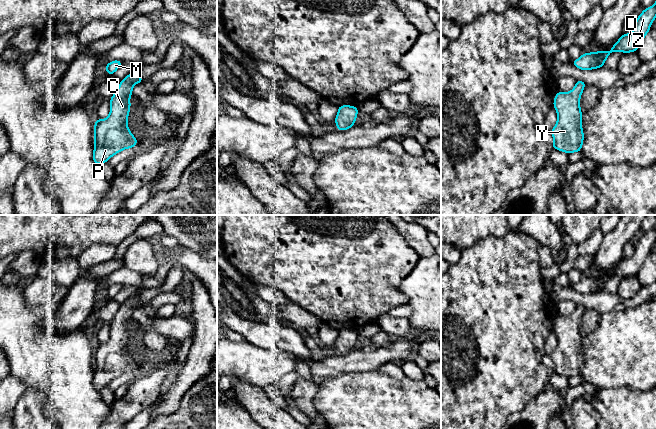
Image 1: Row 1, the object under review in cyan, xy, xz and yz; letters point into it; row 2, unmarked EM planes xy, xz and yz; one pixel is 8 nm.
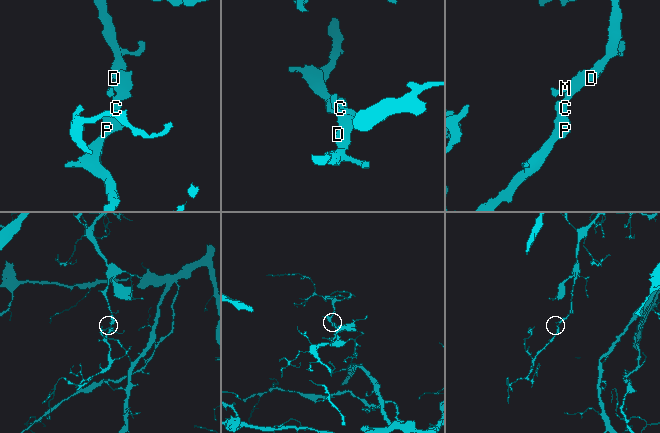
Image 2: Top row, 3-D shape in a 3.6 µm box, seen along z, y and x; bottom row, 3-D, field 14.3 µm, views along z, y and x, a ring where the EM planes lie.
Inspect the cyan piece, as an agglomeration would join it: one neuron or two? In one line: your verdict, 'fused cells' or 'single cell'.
single cell

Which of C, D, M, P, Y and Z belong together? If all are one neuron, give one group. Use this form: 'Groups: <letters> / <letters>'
Groups: C D M P Y Z

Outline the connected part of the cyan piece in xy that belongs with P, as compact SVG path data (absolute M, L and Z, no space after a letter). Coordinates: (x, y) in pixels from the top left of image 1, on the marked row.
M139 68L121 80L115 94L110 98L110 114L106 119L95 119L93 161L98 166L122 151L138 144L128 129L127 118L131 108L130 96L135 83L144 83Z

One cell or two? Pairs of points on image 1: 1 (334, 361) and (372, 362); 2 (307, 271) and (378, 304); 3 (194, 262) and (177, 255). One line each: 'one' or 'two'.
1: one
2: one
3: one

